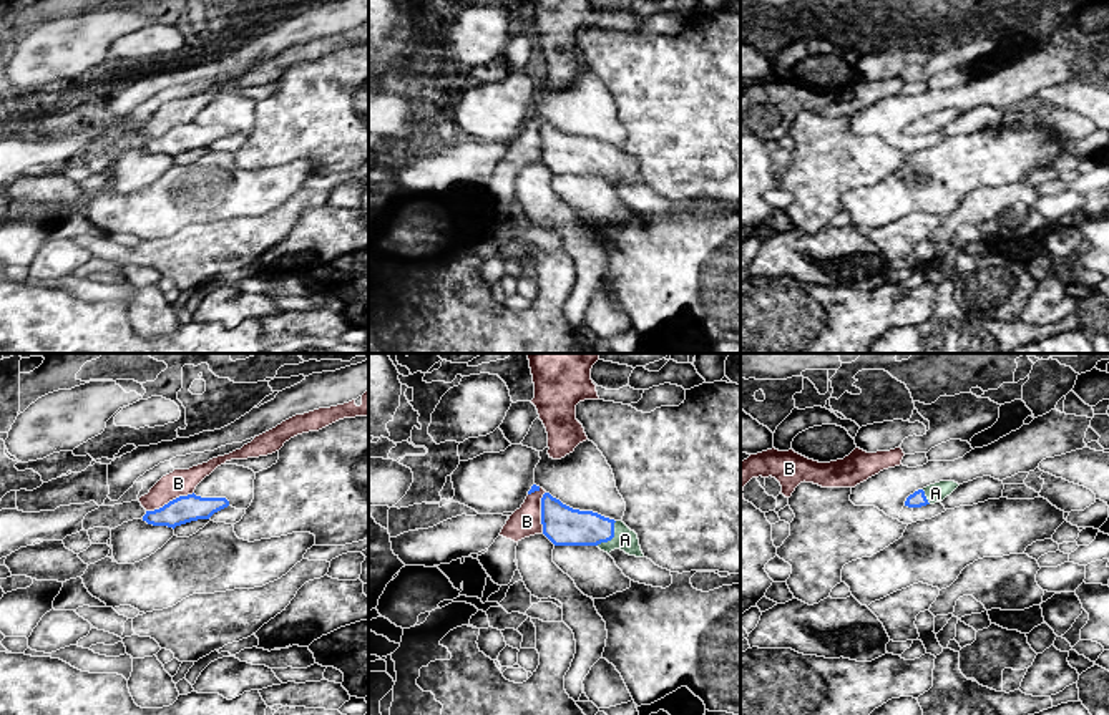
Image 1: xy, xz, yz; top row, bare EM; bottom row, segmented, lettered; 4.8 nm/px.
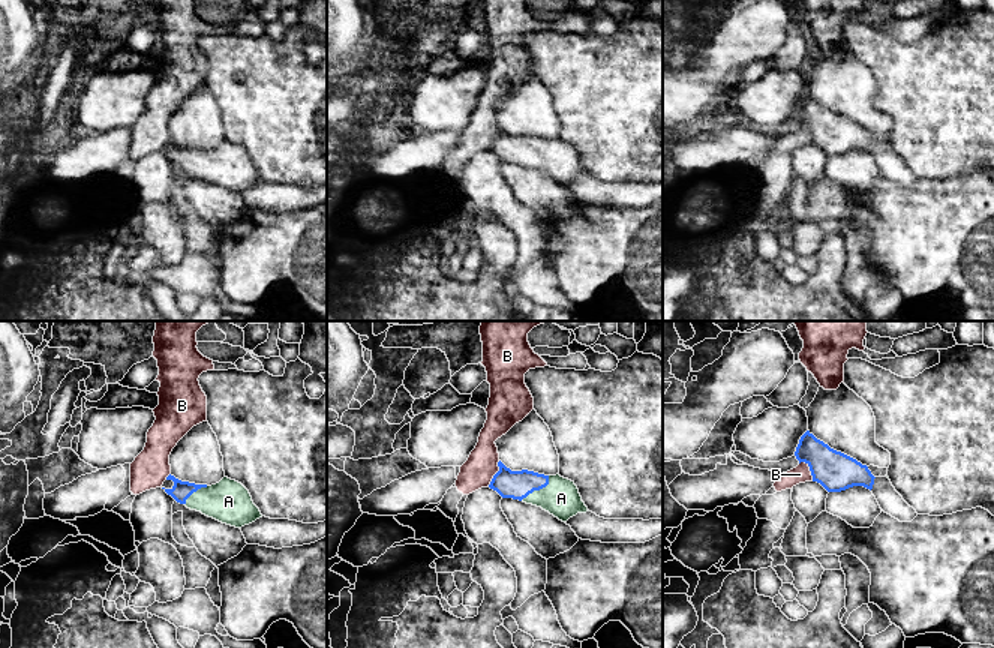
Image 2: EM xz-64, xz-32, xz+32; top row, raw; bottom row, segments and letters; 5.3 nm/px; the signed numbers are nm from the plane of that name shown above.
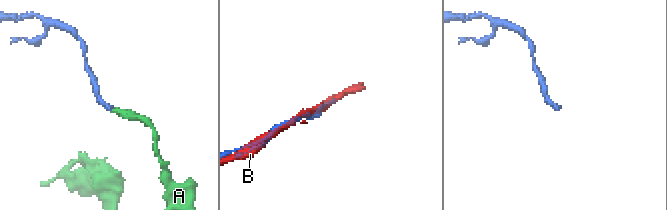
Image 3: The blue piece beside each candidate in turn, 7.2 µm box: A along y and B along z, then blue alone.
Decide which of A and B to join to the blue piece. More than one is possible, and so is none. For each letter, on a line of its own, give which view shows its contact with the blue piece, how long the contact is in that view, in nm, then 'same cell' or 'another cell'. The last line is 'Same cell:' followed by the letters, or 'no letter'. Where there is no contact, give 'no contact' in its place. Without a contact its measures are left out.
A: xz | 160 nm | same cell
B: xy | 260 nm | another cell
Same cell: A

